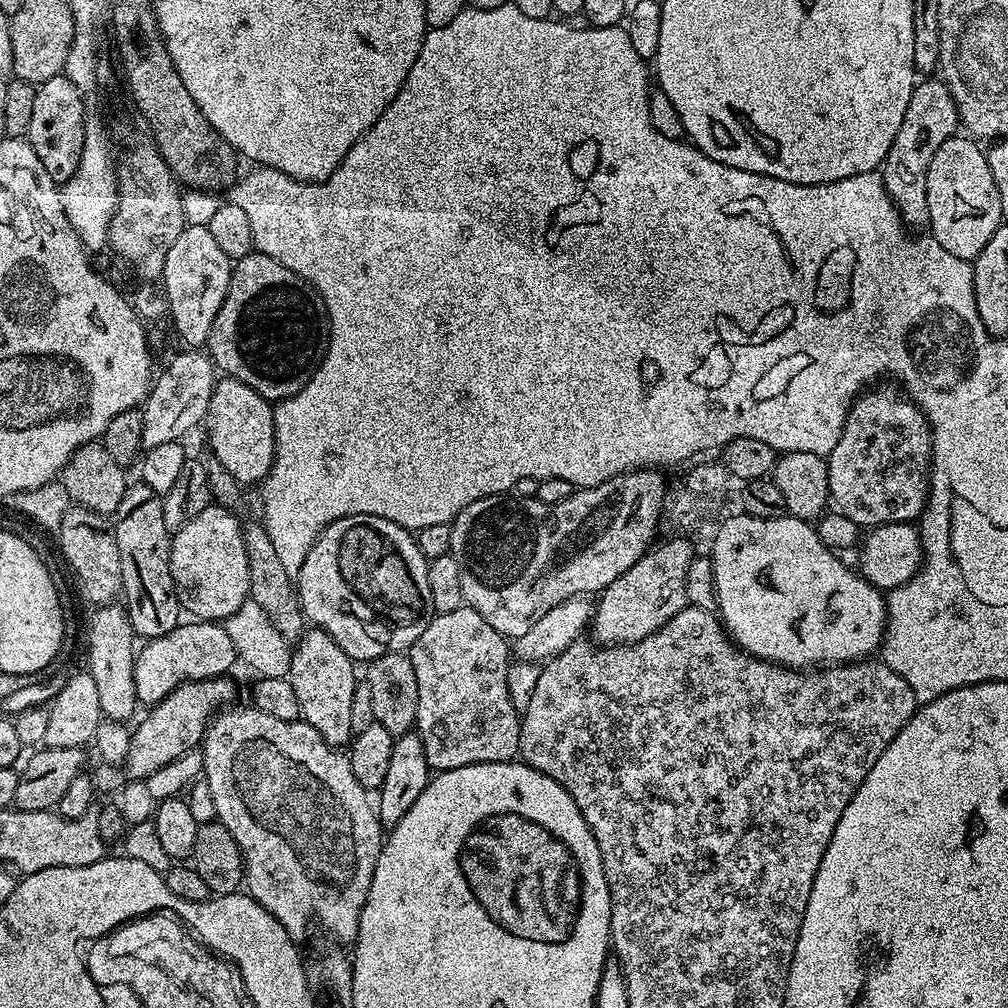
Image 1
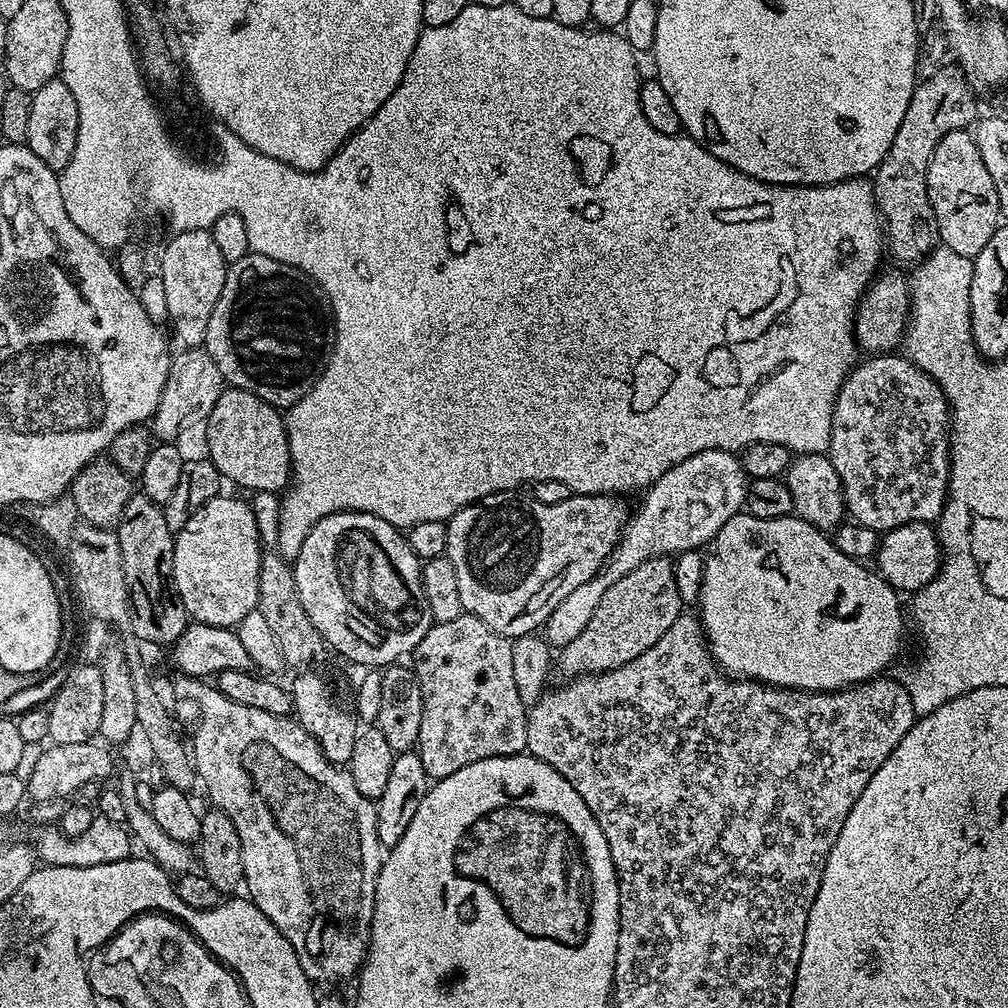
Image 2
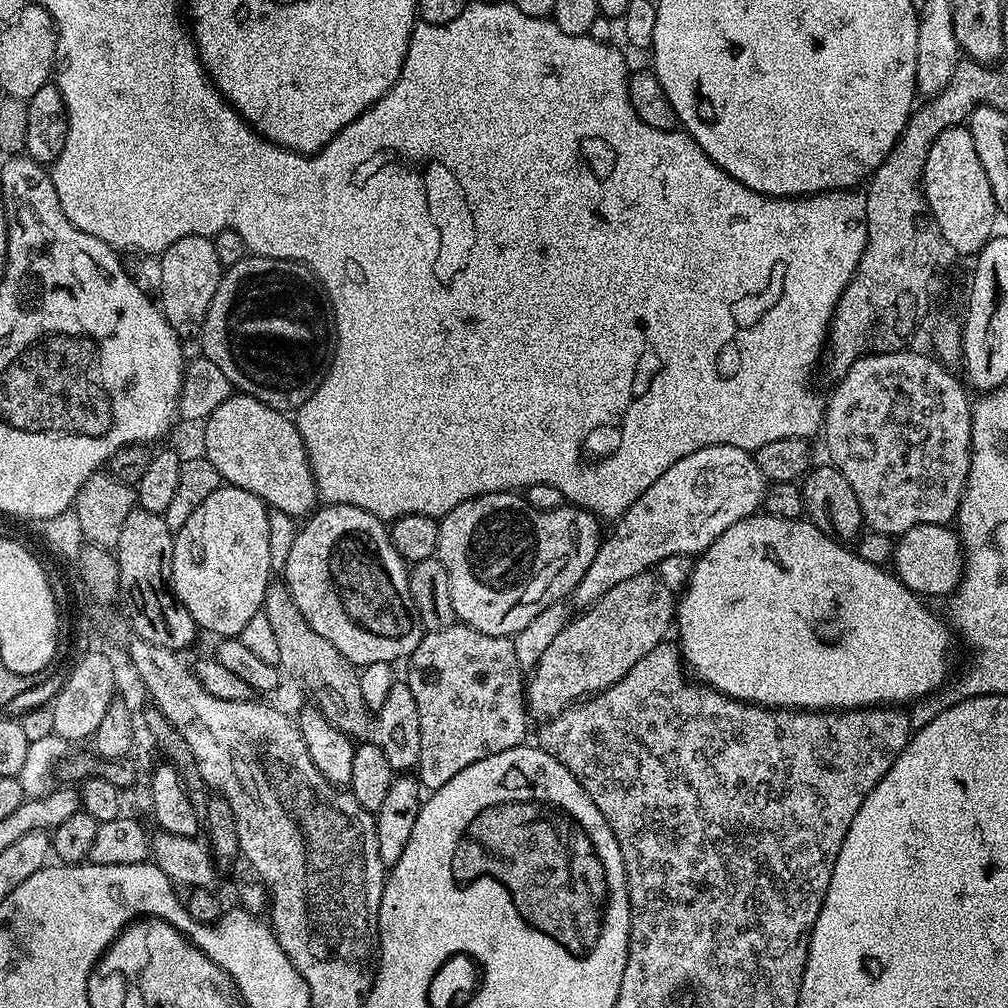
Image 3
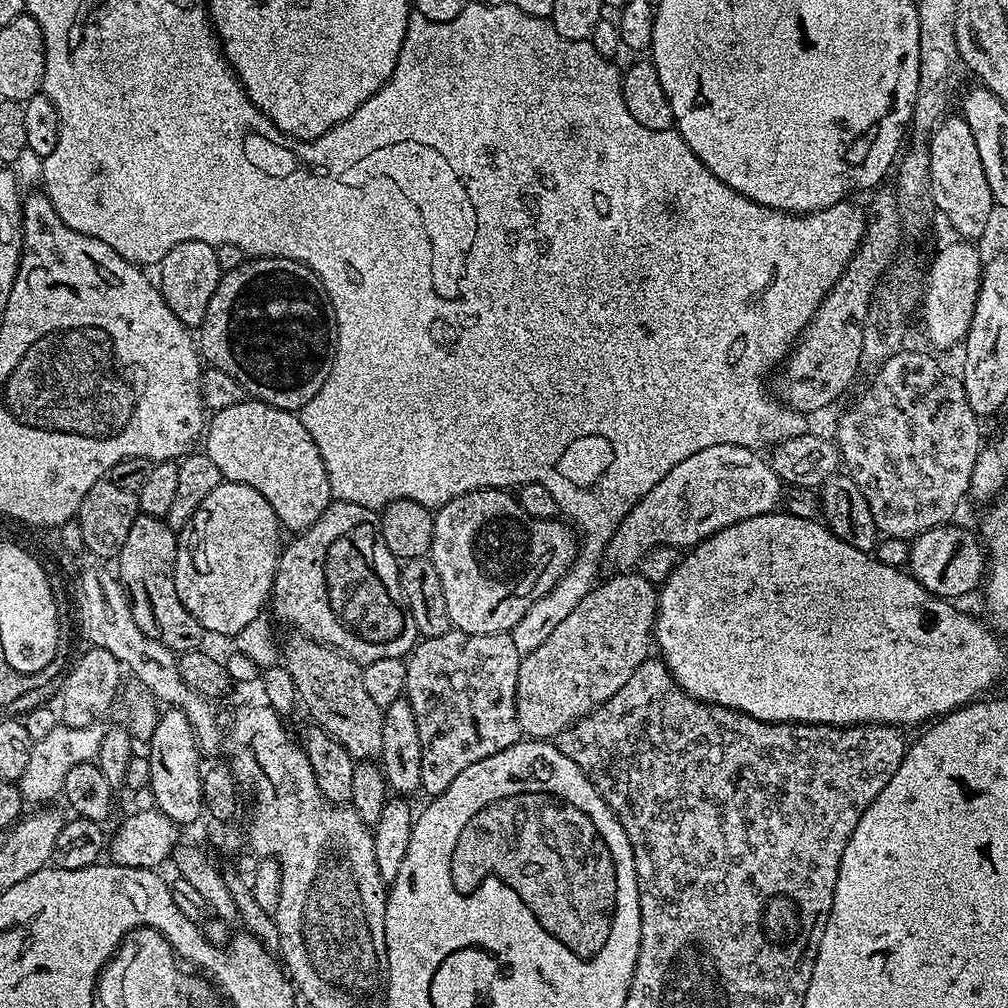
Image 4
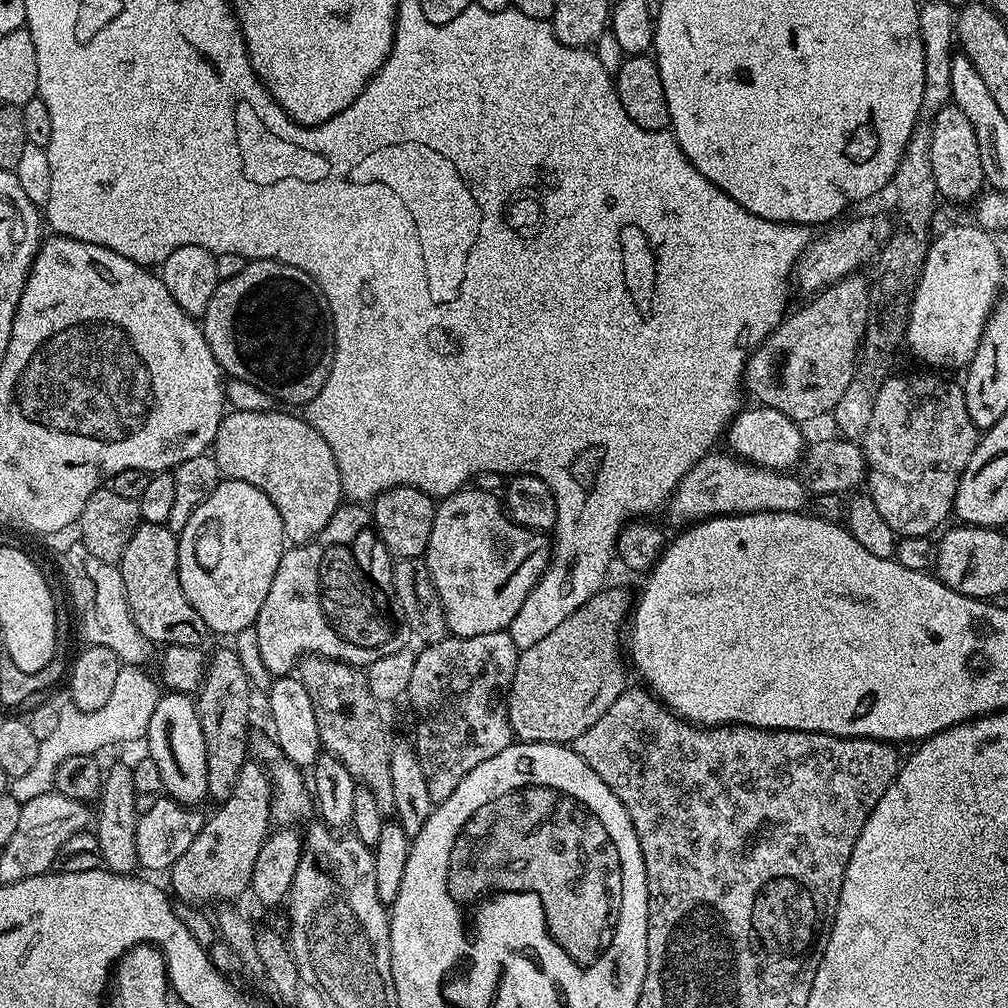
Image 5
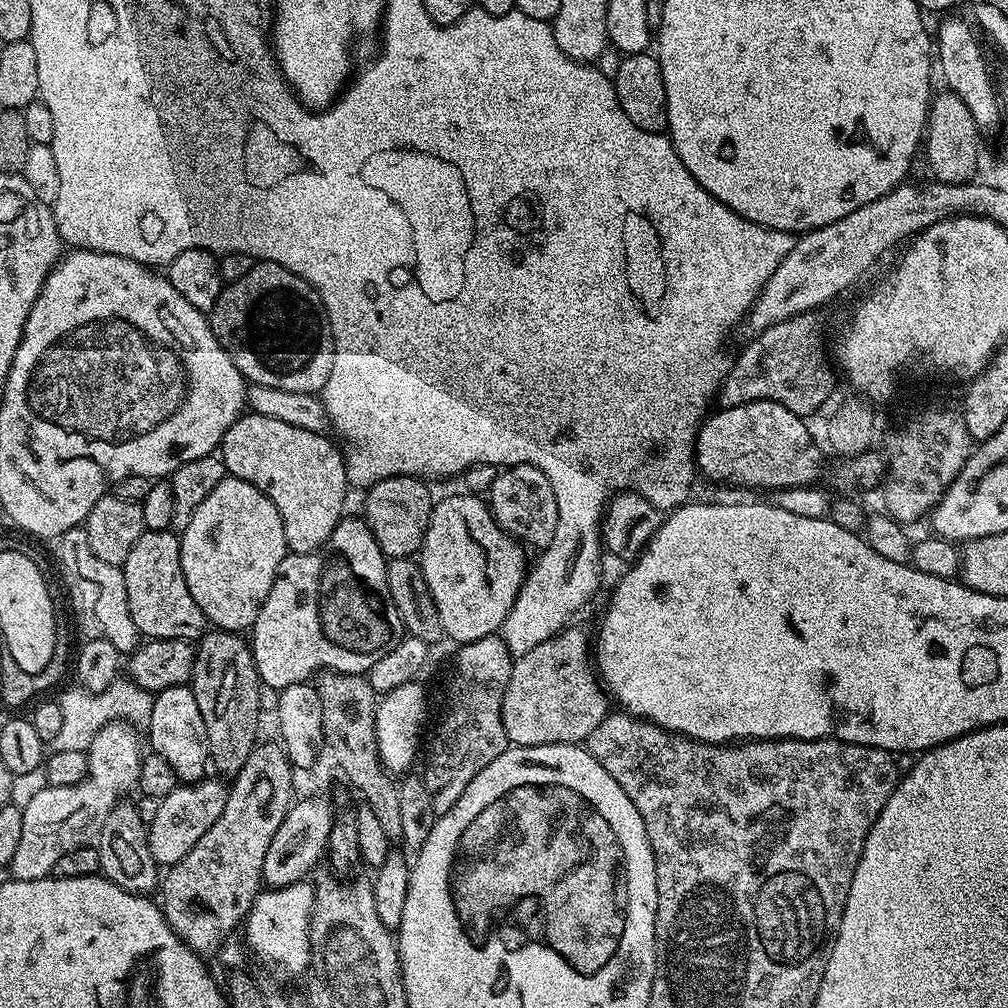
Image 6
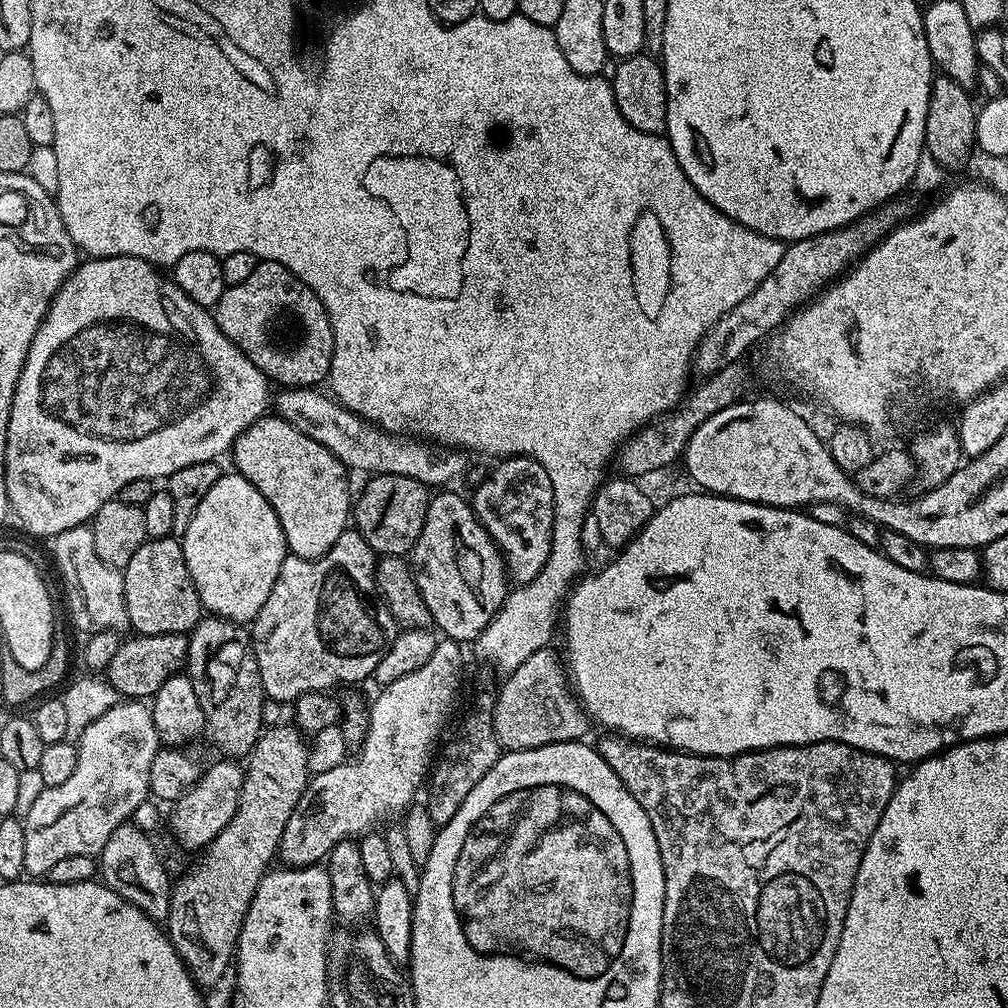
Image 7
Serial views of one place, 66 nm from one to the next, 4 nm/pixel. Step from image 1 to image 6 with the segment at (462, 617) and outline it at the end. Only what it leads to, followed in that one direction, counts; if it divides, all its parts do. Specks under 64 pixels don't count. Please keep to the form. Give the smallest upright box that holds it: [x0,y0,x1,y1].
[422,635,514,816]

